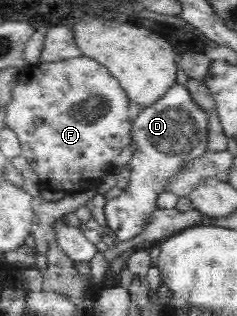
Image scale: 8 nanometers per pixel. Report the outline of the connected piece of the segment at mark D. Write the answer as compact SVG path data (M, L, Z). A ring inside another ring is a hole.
M181 83L169 85L167 91L153 103L141 106L137 117L131 121L129 133L131 159L129 179L125 188L109 203L104 213L108 228L115 232L116 241L133 242L141 238L153 215L161 211L157 197L179 178L197 159L209 151L210 111L200 107L189 88Z

